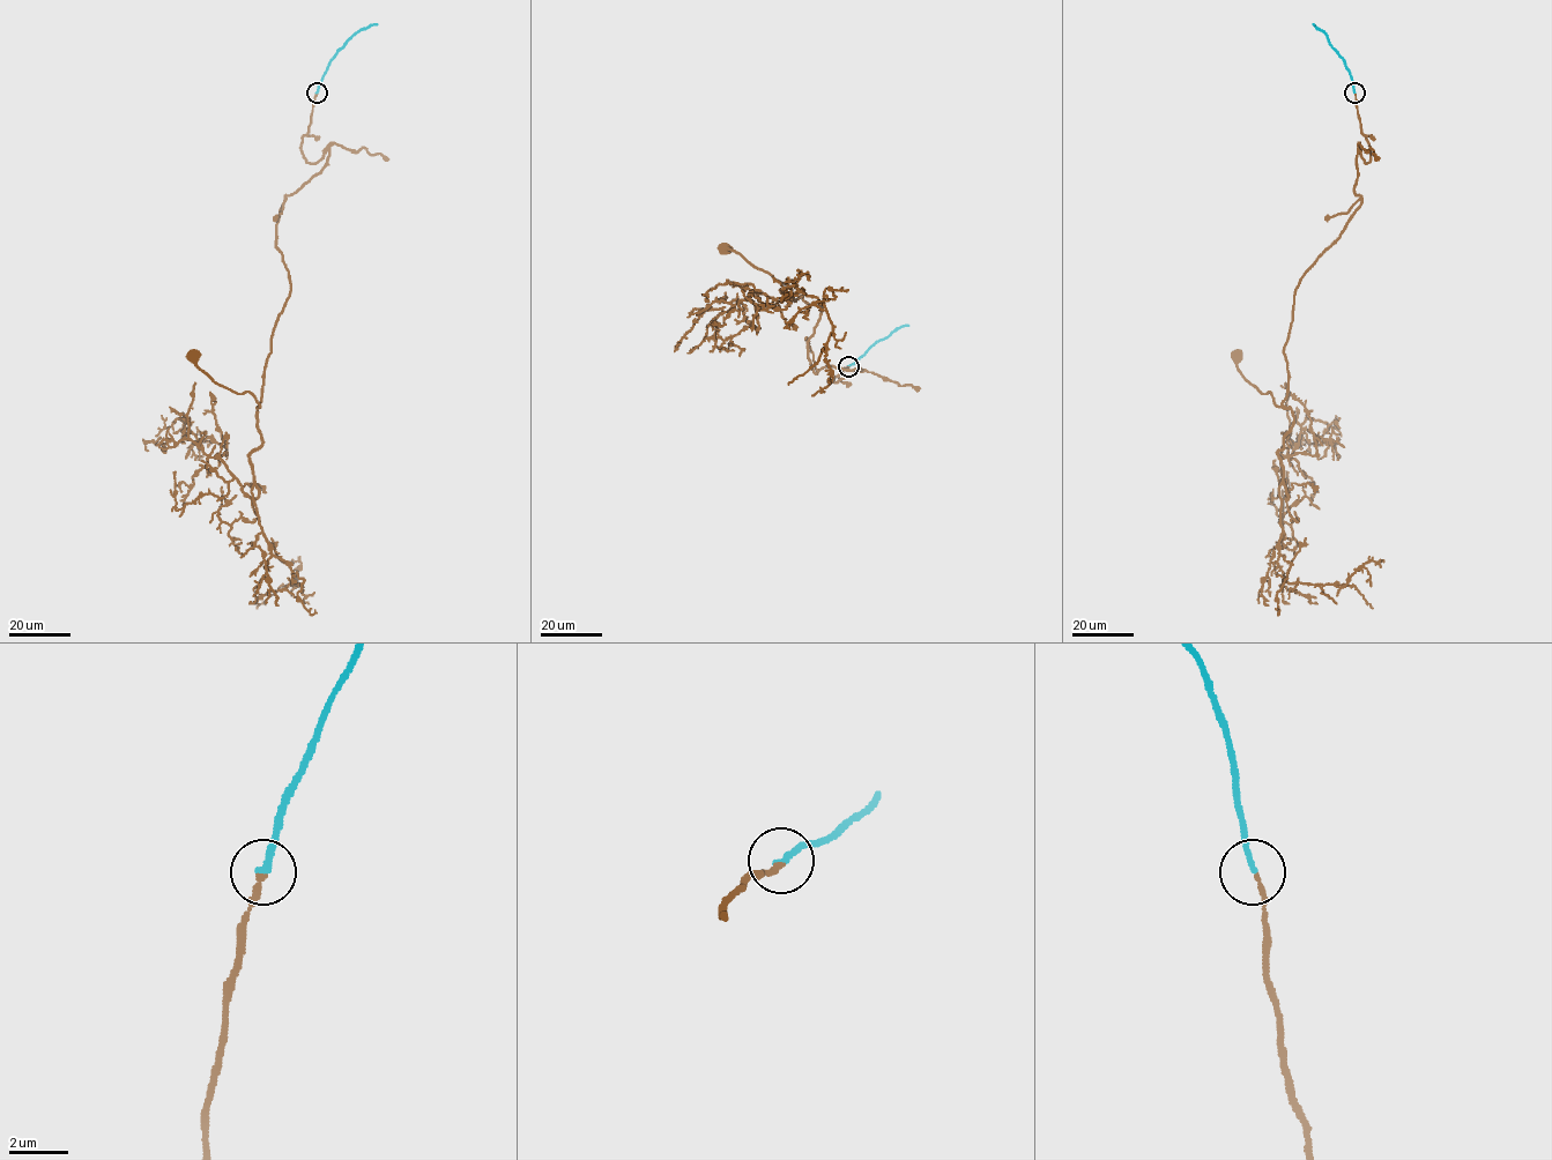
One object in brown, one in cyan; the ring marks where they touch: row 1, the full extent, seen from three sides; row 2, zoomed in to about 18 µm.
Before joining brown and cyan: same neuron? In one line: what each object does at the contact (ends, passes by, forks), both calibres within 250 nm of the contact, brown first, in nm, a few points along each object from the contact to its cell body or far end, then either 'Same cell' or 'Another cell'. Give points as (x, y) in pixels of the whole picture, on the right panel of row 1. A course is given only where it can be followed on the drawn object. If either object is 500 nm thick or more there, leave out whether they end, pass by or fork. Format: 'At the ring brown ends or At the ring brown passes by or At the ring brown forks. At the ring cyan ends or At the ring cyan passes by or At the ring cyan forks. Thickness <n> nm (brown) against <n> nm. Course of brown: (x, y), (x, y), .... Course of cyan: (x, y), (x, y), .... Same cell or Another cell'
At the ring brown ends. At the ring cyan ends. Thickness 160 nm (brown) against 190 nm. Course of brown: (1354, 93), (1371, 160), (1359, 147), (1361, 202), (1296, 289), (1282, 407), (1241, 374), (1237, 354). Course of cyan: (1354, 93), (1345, 61), (1313, 23). Same cell

